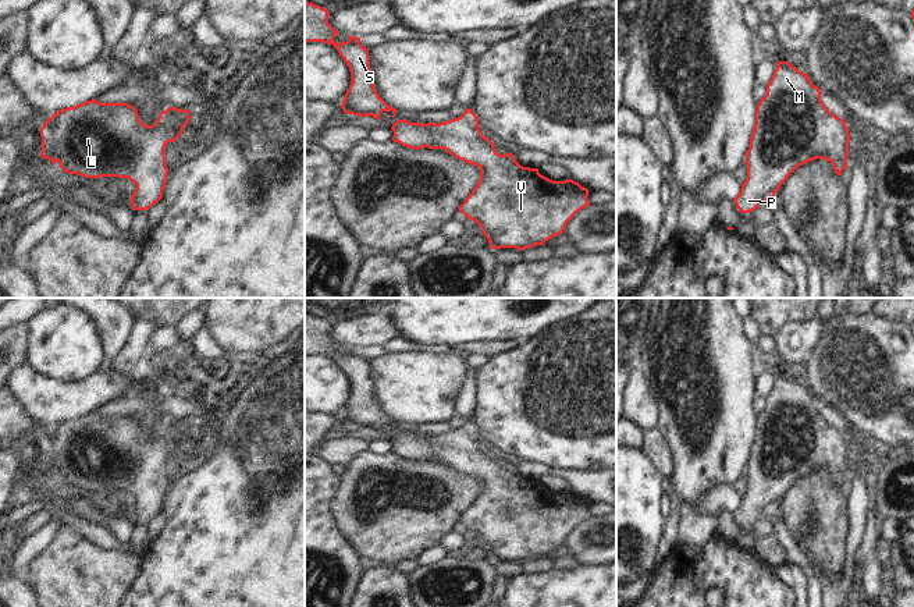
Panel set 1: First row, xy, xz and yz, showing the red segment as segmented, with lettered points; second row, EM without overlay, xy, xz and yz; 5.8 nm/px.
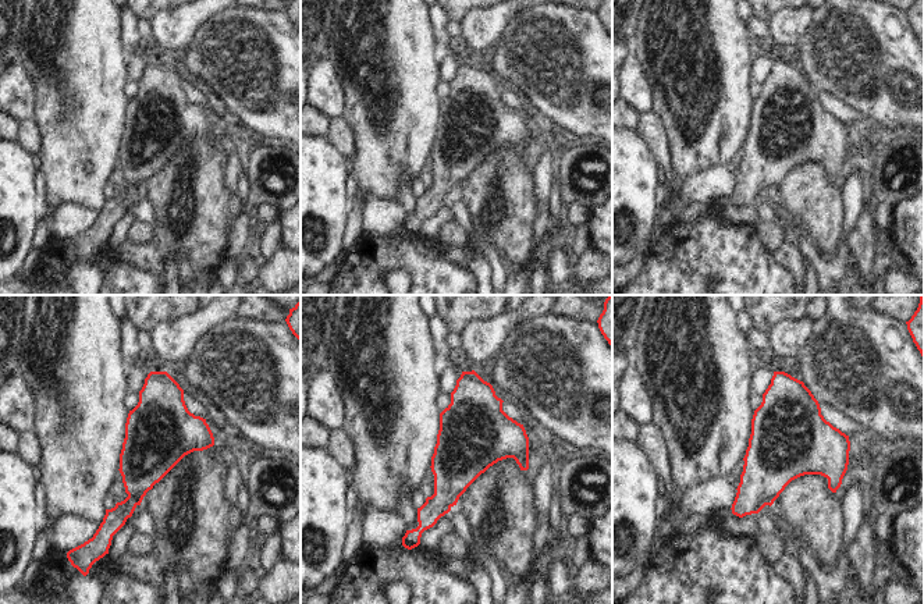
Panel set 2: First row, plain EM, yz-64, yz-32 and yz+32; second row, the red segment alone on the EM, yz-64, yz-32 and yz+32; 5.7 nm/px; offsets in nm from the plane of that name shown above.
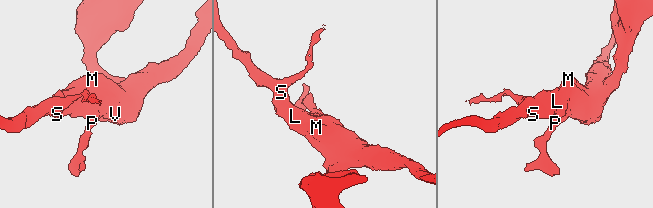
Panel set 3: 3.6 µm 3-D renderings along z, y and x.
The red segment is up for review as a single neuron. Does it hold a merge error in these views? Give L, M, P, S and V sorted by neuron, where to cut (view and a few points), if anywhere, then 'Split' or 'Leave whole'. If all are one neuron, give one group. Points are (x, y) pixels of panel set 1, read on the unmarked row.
Groups: L M P S V. No split. Leave whole.

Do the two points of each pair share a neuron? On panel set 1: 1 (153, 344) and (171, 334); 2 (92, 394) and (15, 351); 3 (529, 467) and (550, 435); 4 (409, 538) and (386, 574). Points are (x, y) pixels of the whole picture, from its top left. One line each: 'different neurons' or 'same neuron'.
1: same neuron
2: different neurons
3: different neurons
4: different neurons

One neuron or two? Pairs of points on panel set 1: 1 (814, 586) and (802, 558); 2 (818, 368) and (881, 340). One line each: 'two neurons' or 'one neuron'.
1: one neuron
2: one neuron

